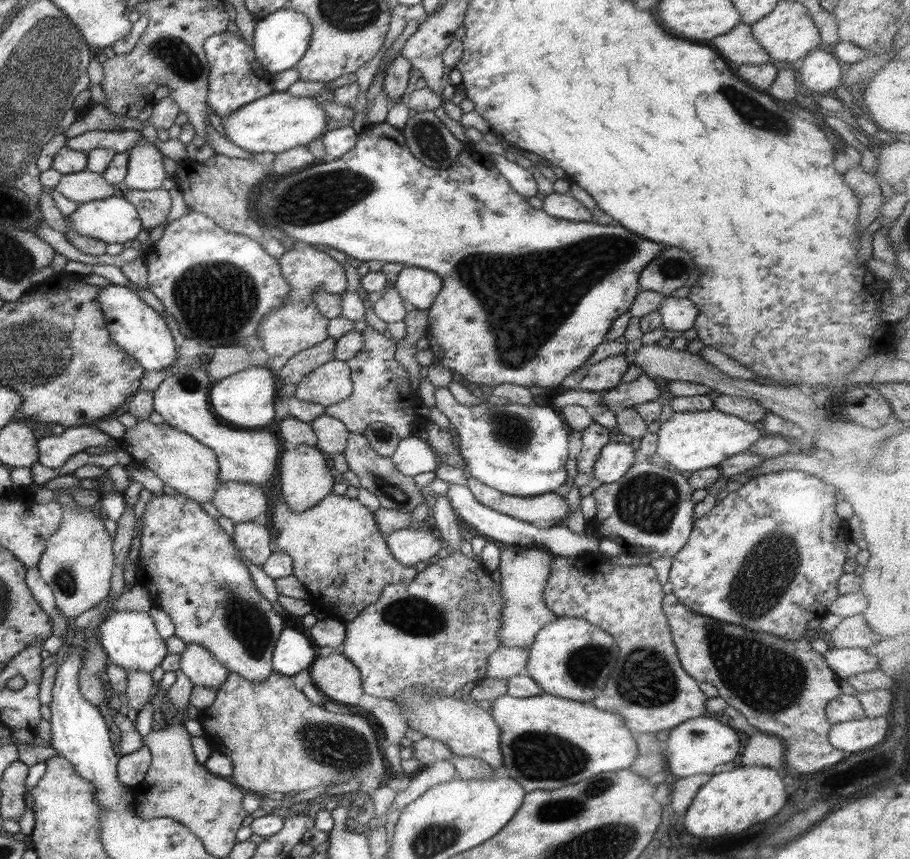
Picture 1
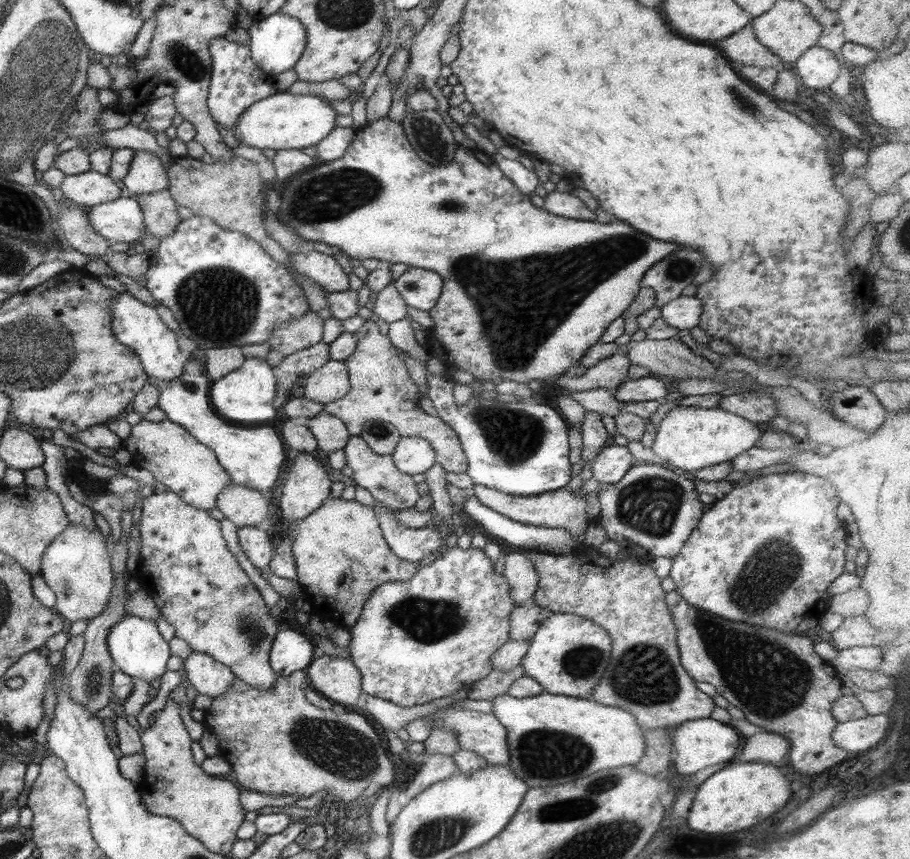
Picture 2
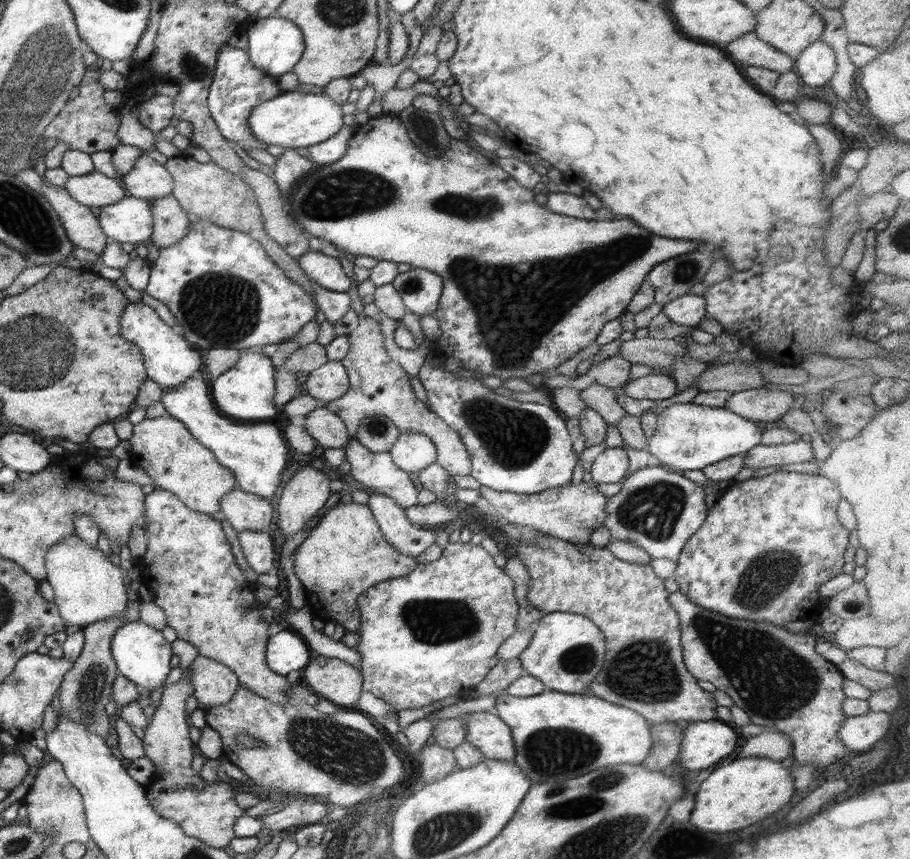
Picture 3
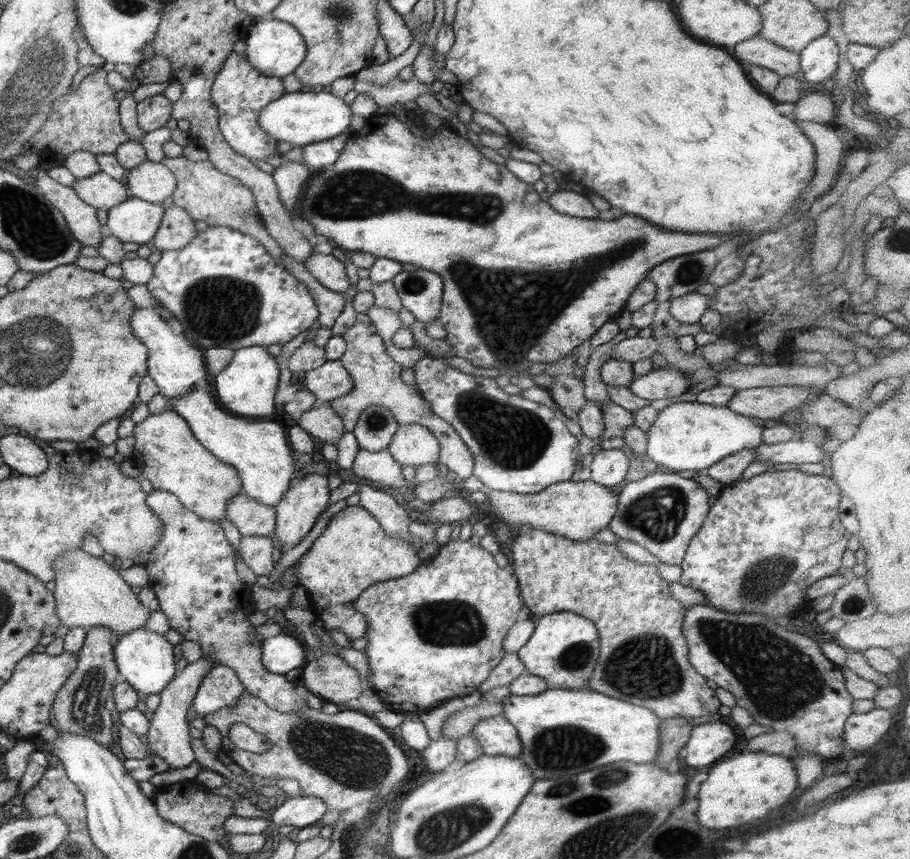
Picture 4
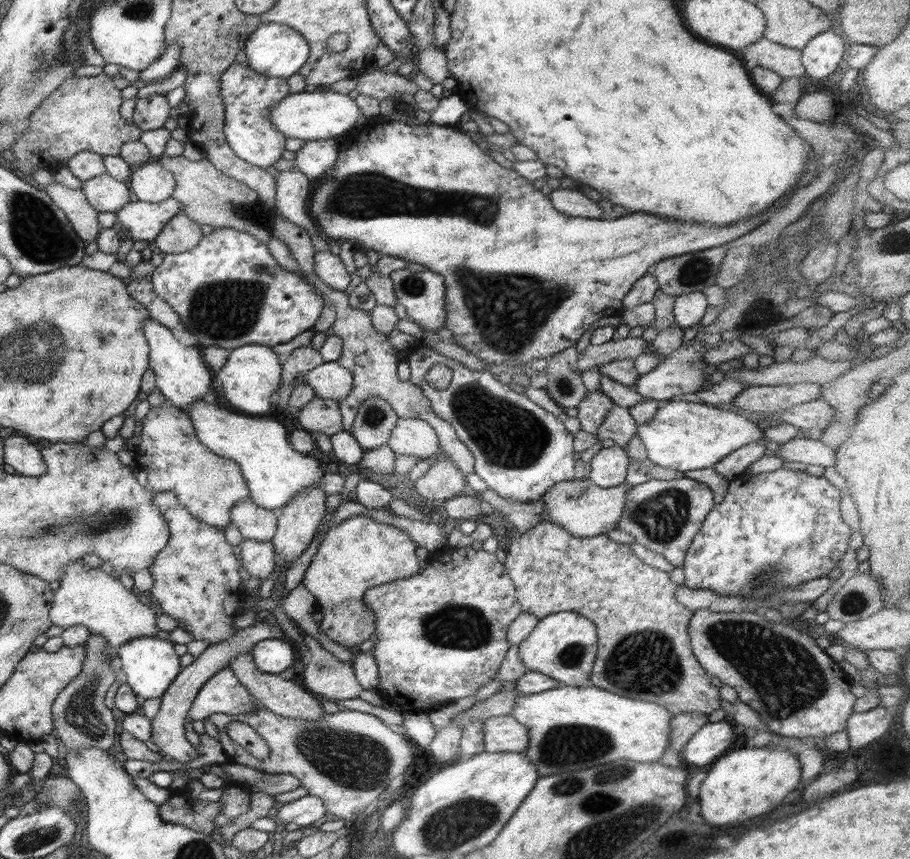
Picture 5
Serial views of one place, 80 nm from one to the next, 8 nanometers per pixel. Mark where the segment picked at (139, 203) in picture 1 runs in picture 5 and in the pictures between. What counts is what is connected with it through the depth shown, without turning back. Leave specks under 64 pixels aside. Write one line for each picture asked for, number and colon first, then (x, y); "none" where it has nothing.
2: (159, 216)
3: (168, 220)
4: (175, 229)
5: (179, 233)

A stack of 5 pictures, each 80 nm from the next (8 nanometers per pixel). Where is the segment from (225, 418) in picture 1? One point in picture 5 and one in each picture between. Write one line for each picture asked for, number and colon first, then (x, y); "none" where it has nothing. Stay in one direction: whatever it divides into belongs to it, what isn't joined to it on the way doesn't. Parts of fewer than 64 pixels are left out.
2: (245, 396)
3: (245, 392)
4: (245, 387)
5: (251, 373)

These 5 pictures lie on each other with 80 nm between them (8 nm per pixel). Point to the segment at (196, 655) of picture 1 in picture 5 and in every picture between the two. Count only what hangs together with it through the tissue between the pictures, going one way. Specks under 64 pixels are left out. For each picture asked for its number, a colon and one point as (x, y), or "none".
2: (209, 677)
3: (212, 683)
4: (219, 688)
5: (222, 693)

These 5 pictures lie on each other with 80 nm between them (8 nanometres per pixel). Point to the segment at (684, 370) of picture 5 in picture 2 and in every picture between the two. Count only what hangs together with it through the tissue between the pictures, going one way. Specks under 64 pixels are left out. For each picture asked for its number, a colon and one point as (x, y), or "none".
2: (644, 389)
3: (652, 387)
4: (660, 383)

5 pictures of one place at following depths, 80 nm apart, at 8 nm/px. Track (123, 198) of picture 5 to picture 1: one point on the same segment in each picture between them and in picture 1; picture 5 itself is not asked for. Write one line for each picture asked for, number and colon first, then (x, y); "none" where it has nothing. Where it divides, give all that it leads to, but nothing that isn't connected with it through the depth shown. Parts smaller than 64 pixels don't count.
1: (82, 186)
2: (89, 188)
3: (92, 189)
4: (98, 190)

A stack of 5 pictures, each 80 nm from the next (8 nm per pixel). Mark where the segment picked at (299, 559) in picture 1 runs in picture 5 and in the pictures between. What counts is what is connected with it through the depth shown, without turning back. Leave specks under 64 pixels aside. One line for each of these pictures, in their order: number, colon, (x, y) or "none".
2: (340, 555)
3: (344, 554)
4: (352, 552)
5: (357, 554)

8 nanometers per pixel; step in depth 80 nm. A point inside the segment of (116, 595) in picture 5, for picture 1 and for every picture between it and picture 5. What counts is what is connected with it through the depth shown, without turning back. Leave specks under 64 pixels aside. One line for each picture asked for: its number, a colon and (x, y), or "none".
1: (76, 563)
2: (75, 565)
3: (87, 587)
4: (88, 592)

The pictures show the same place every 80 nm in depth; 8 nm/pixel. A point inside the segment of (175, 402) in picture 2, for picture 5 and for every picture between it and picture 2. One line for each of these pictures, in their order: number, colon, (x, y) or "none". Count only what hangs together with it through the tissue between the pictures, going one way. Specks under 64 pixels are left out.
3: (256, 454)
4: (259, 451)
5: (273, 471)

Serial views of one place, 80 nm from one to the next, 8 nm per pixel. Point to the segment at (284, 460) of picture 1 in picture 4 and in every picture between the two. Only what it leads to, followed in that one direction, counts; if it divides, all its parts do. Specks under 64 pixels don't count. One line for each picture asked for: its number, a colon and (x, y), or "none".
2: (307, 485)
3: (306, 491)
4: (296, 510)

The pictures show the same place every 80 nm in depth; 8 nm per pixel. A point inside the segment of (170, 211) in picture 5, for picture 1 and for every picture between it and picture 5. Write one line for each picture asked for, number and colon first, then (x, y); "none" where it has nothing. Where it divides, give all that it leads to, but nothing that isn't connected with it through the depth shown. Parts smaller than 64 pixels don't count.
1: (111, 220)
2: (120, 220)
3: (128, 220)
4: (134, 220)

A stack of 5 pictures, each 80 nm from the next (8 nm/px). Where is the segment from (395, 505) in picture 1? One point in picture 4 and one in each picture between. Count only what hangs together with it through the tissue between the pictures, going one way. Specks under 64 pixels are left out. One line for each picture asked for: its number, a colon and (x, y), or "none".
2: (376, 473)
3: (376, 471)
4: (378, 467)

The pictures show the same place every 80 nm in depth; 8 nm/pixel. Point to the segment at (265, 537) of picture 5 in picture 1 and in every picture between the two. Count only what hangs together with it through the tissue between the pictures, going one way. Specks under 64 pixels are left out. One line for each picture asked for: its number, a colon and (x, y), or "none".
1: (238, 501)
2: (244, 507)
3: (244, 511)
4: (251, 518)

